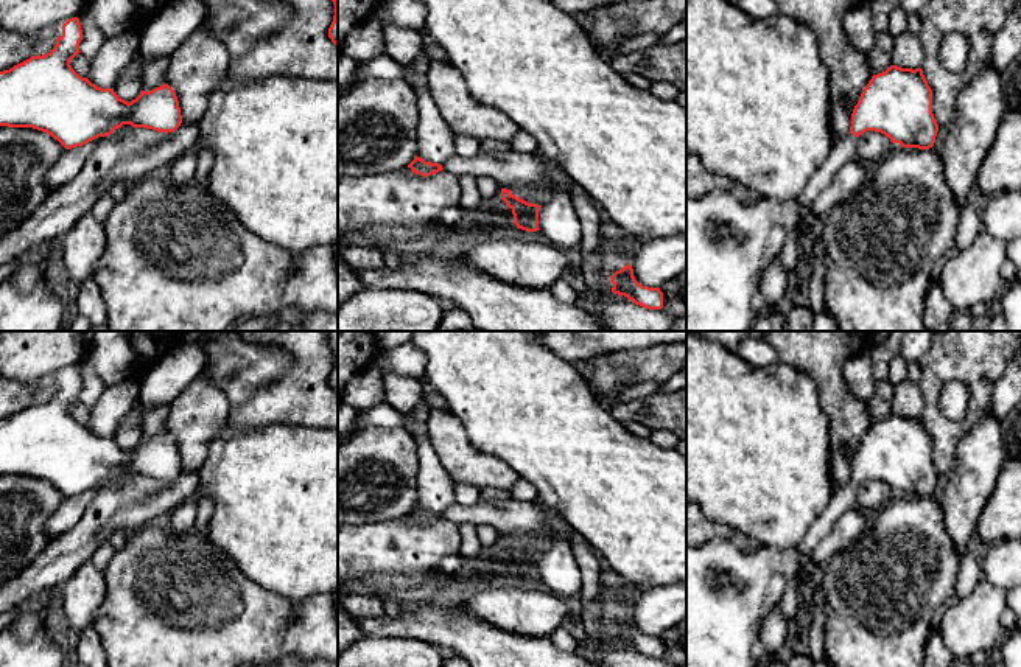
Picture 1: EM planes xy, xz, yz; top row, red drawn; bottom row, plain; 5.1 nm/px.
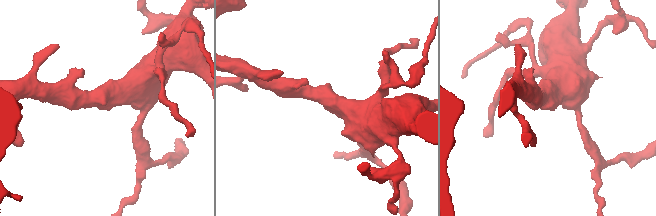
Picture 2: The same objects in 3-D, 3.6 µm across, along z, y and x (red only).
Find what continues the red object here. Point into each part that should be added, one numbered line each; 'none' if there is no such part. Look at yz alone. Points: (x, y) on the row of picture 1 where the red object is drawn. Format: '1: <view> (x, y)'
1: yz (842, 151)

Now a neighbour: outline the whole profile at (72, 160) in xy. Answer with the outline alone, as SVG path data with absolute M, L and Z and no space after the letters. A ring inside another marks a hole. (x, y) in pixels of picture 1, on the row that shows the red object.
M98 137L82 146L65 149L61 159L45 176L45 183L48 187L48 191L51 193L56 188L62 187L64 183L67 183L68 180L72 180L81 171L86 160L101 140L103 137Z

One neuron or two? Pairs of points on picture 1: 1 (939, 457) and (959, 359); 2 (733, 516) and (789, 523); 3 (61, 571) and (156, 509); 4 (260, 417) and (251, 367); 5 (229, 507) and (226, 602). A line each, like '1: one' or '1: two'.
1: one
2: one
3: one
4: two
5: two

